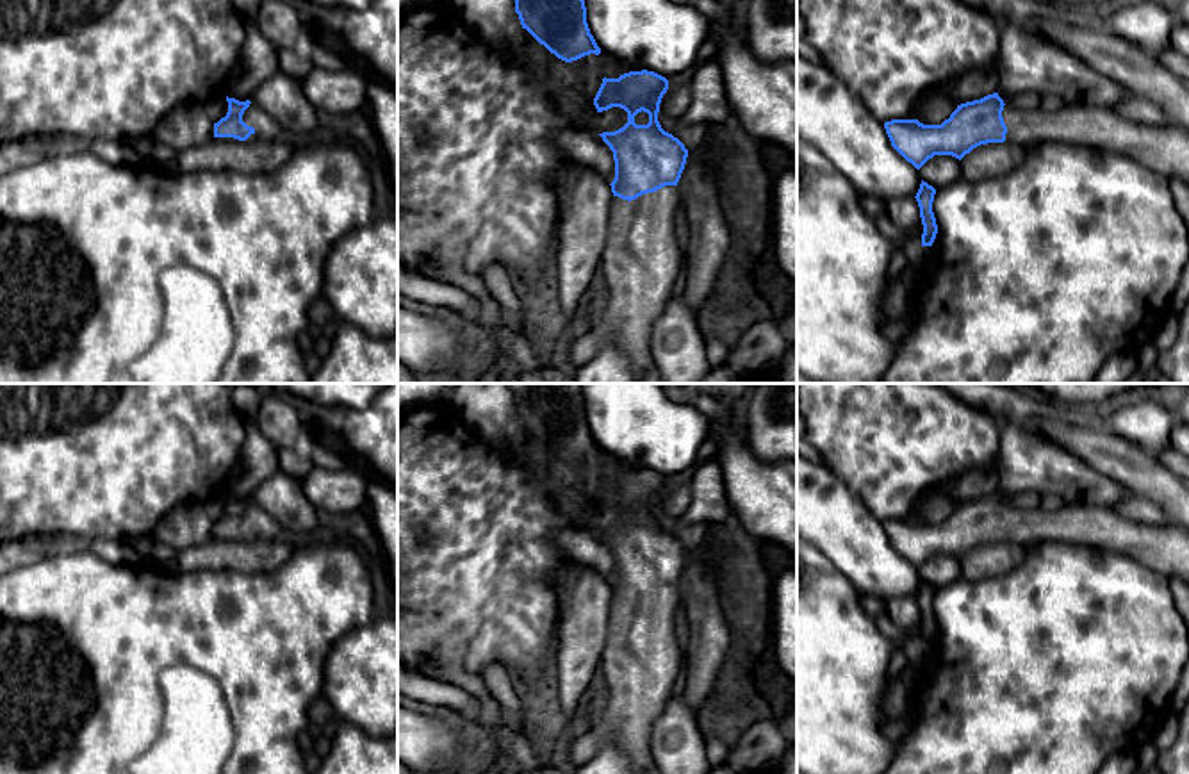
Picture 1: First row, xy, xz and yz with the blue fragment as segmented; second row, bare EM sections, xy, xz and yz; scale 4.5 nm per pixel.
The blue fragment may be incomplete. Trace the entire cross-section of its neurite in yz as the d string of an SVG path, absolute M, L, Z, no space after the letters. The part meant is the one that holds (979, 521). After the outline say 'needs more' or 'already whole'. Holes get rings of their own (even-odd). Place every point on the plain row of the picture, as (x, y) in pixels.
M998 492L966 501L941 524L918 519L884 523L891 546L916 569L934 555L963 558L988 542L1066 542L1125 555L1144 567L1189 585L1189 530L1169 524L1141 524L1111 506L1066 503L1046 512L1032 501L1005 503Z | needs more

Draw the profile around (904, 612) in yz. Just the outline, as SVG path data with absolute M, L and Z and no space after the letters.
M914 596L893 597L886 603L886 612L897 628L909 631L920 622L920 606Z

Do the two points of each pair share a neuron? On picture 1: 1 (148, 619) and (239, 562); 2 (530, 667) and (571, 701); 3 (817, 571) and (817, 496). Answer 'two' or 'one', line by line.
1: two
2: two
3: two

